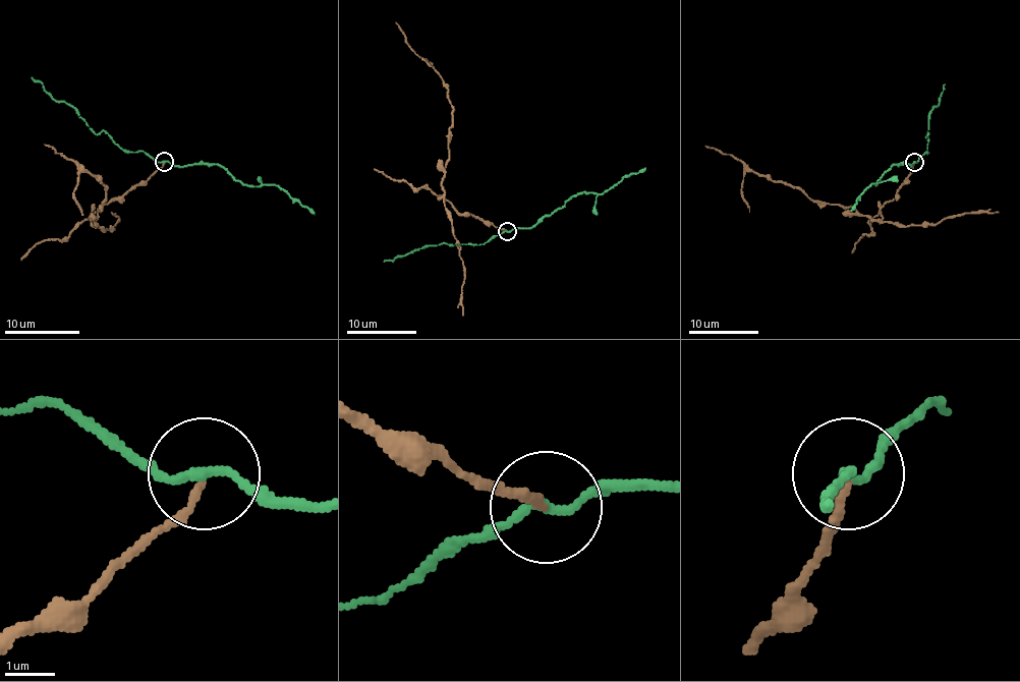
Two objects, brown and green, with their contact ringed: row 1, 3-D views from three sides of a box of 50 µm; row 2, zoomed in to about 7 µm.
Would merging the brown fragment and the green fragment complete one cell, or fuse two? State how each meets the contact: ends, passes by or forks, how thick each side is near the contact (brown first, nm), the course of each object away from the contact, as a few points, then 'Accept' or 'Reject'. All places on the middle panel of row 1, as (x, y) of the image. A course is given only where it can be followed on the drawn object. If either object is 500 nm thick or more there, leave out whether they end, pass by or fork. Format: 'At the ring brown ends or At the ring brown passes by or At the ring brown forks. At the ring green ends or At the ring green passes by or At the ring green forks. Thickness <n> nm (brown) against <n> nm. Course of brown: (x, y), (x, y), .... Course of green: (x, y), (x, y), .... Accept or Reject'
At the ring brown ends. At the ring green passes by. Thickness 160 nm (brown) against 170 nm. Course of brown: (507, 231), (460, 214), (438, 196), (441, 196), (450, 130), (448, 90), (410, 46), (396, 21). Course of green: (507, 231), (531, 228), (574, 194), (604, 193), (627, 176), (637, 174), (645, 167). Reject

